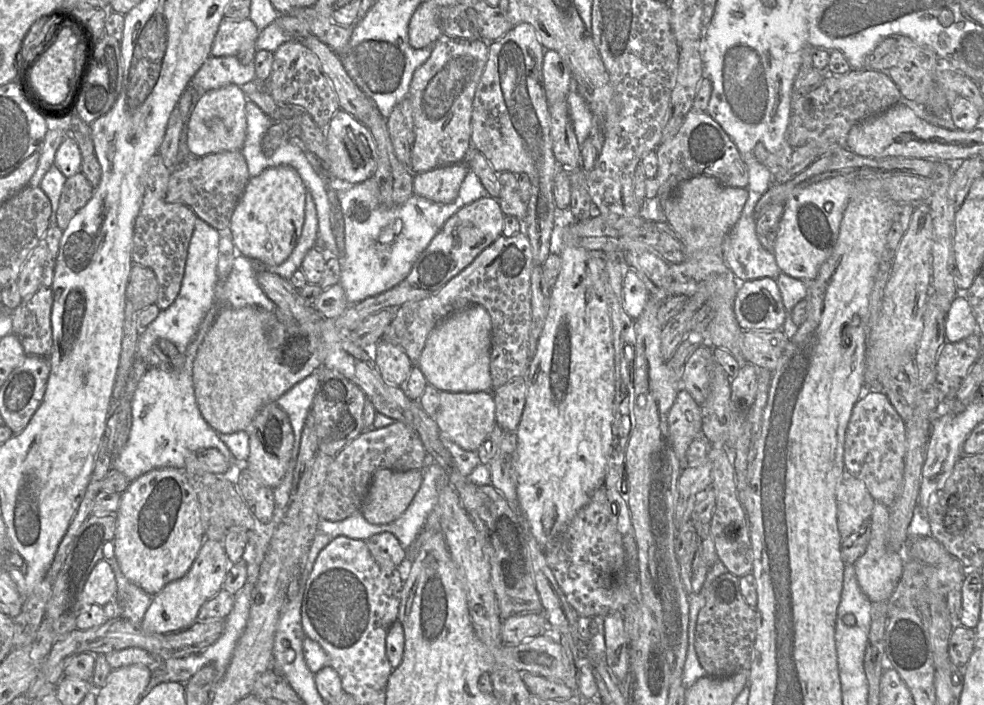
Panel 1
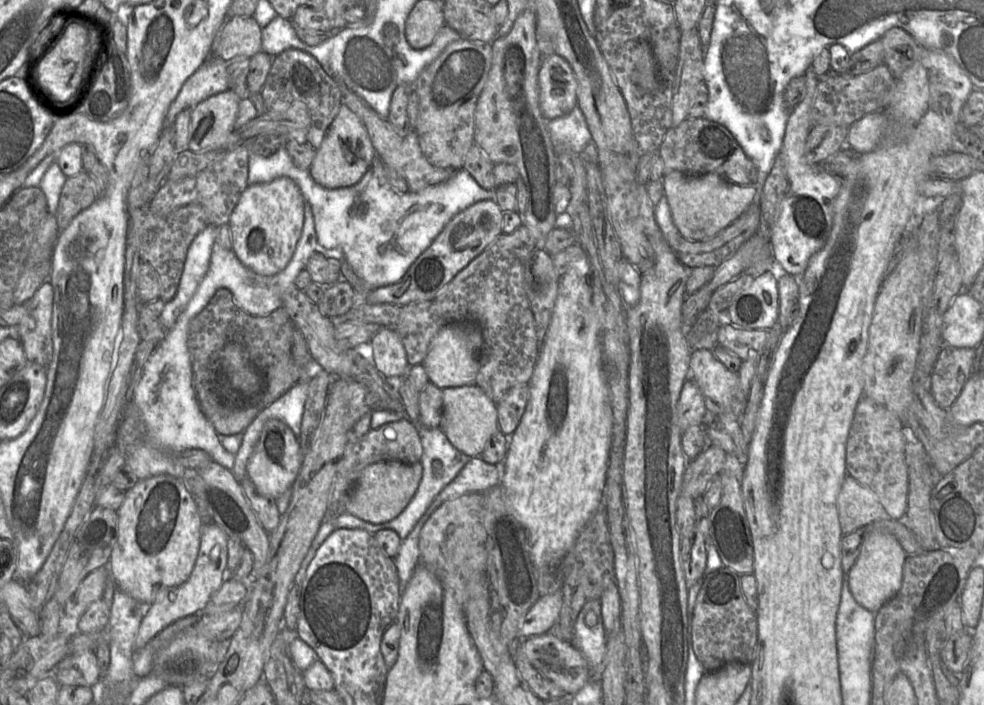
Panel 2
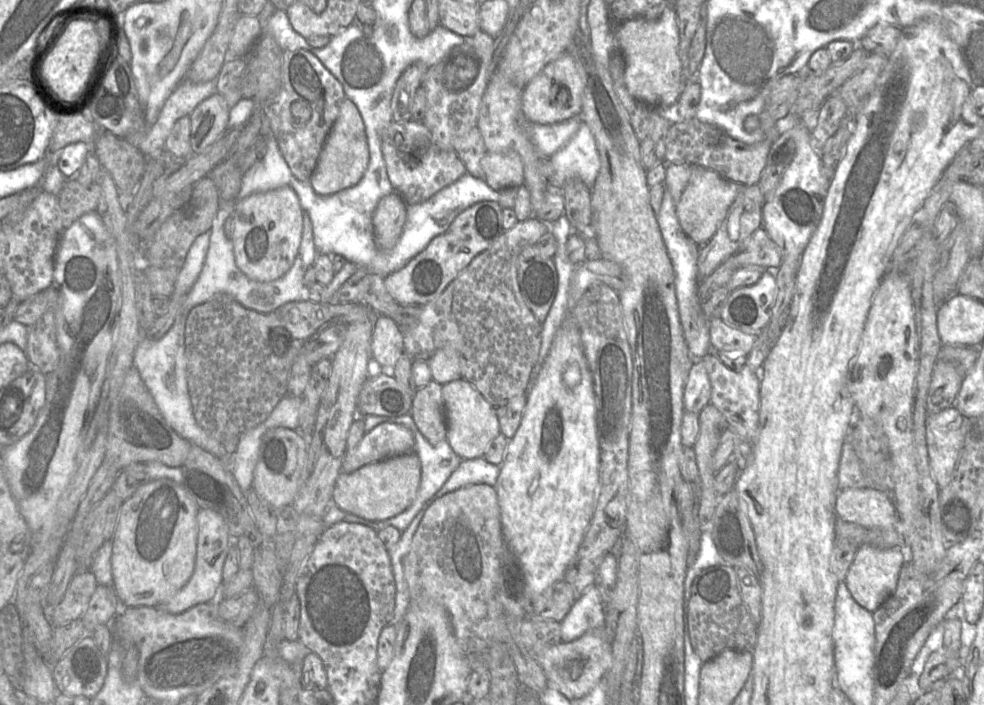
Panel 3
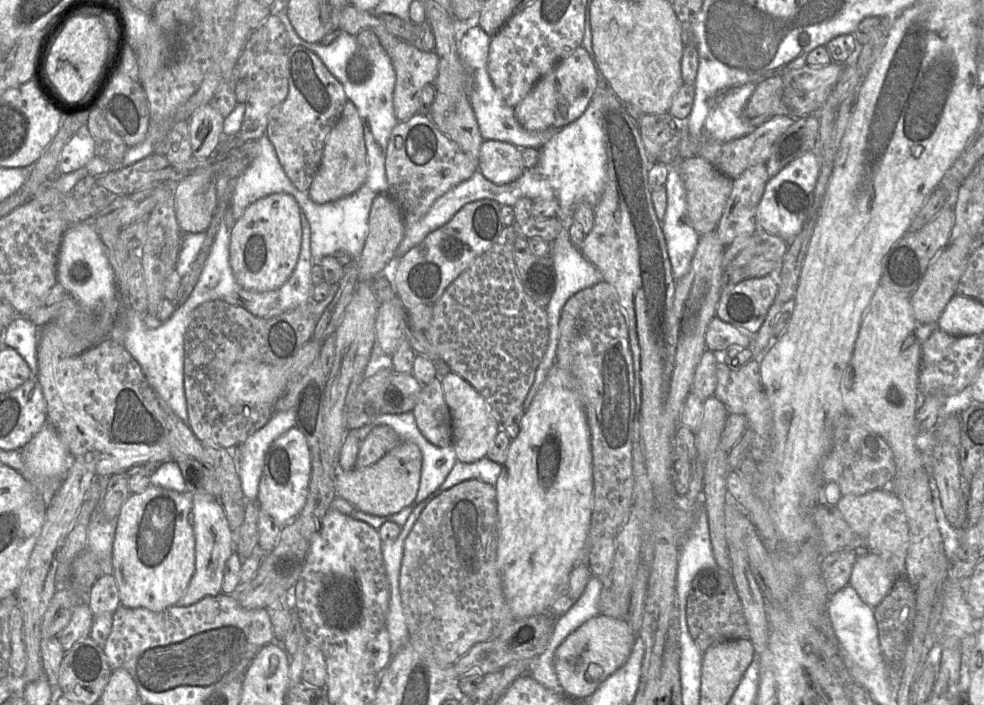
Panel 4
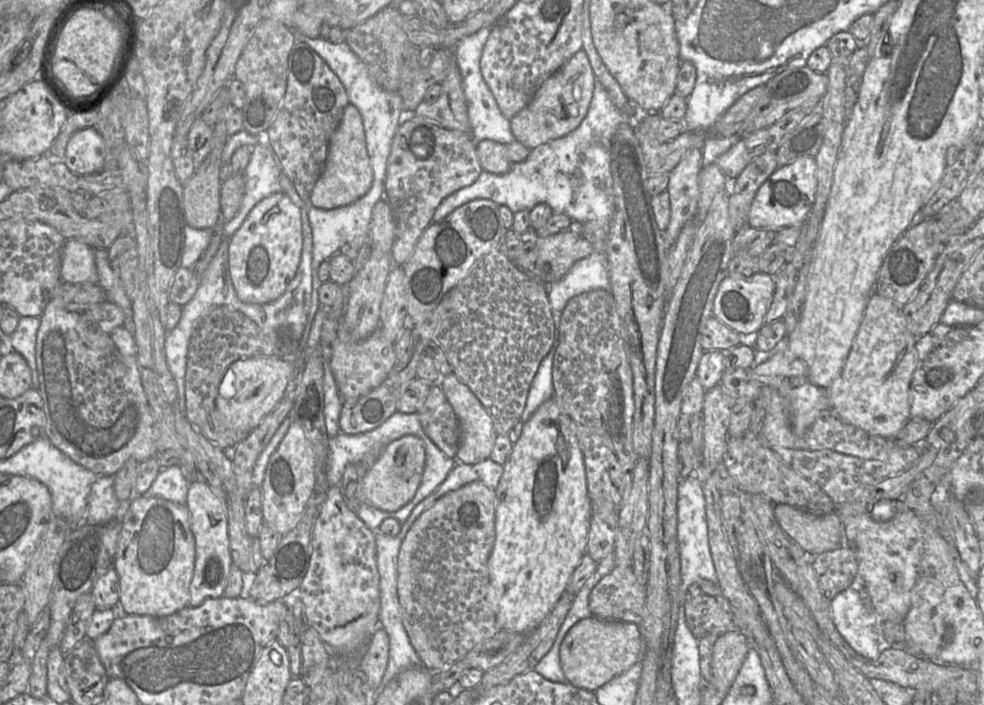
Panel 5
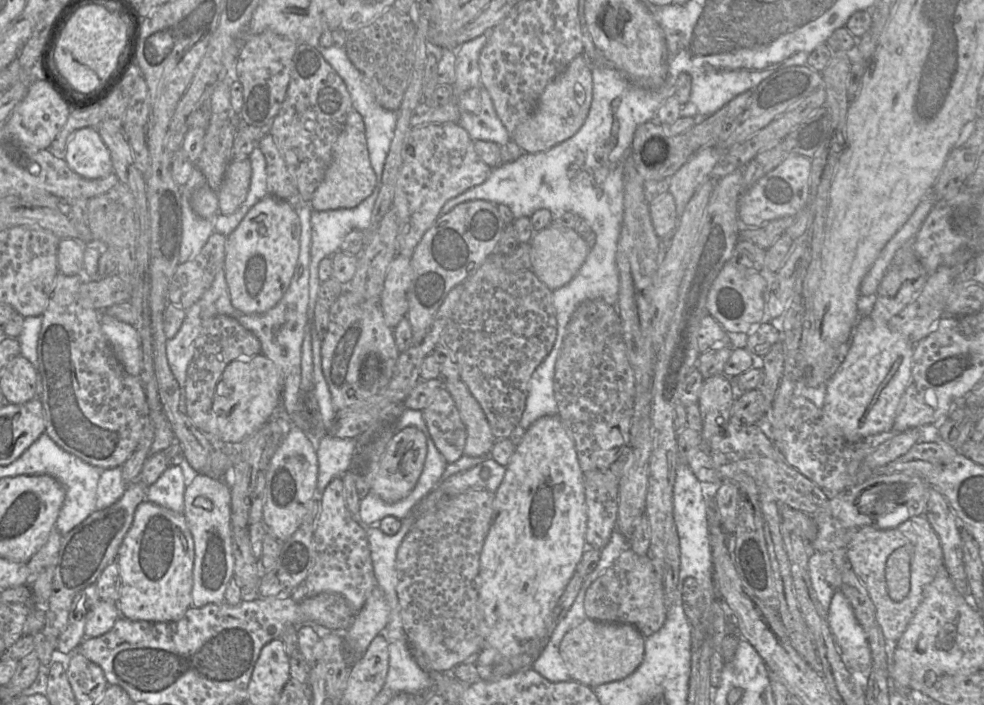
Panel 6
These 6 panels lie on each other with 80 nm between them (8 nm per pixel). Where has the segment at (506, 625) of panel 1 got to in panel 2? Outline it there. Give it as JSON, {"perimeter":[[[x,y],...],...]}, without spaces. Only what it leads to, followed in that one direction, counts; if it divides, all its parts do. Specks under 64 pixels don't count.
{"perimeter":[[[561,591],[540,596],[521,622],[518,637],[526,639],[549,632],[559,620],[562,605]]]}

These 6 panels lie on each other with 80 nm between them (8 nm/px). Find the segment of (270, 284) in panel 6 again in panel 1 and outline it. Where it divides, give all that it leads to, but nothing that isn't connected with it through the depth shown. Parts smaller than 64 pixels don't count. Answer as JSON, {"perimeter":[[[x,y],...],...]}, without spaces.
{"perimeter":[[[291,166],[268,168],[260,175],[250,177],[229,225],[230,237],[239,254],[270,266],[286,261],[301,236],[305,203],[306,187]]]}

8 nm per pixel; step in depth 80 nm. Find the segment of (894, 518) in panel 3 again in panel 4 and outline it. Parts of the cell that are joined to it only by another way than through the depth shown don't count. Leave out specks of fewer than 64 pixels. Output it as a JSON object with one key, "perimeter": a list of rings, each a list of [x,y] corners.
{"perimeter":[[[879,489],[860,495],[842,496],[836,507],[849,526],[864,540],[866,550],[888,557],[900,576],[905,575],[909,546],[909,526],[900,499],[891,489]]]}

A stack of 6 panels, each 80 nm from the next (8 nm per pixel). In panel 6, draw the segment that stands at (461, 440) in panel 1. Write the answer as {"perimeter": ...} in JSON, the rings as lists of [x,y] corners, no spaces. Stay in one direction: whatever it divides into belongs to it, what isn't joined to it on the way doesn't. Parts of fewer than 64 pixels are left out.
{"perimeter":[[[443,380],[467,431],[463,454],[471,457],[490,455],[495,443],[489,422],[478,401],[462,380]]]}

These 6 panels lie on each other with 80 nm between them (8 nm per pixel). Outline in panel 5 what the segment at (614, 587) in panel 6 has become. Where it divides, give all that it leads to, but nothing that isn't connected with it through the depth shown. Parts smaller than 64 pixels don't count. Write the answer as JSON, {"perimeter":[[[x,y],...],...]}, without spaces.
{"perimeter":[[[615,566],[592,589],[589,610],[601,620],[640,625],[644,618],[646,585],[636,578],[632,566]]]}

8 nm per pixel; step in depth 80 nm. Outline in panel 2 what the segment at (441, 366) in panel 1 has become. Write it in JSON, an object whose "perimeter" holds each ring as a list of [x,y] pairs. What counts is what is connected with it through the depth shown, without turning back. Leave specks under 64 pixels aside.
{"perimeter":[[[451,322],[440,328],[431,340],[427,354],[421,363],[430,383],[440,389],[475,385],[481,343],[481,329],[476,322]]]}

